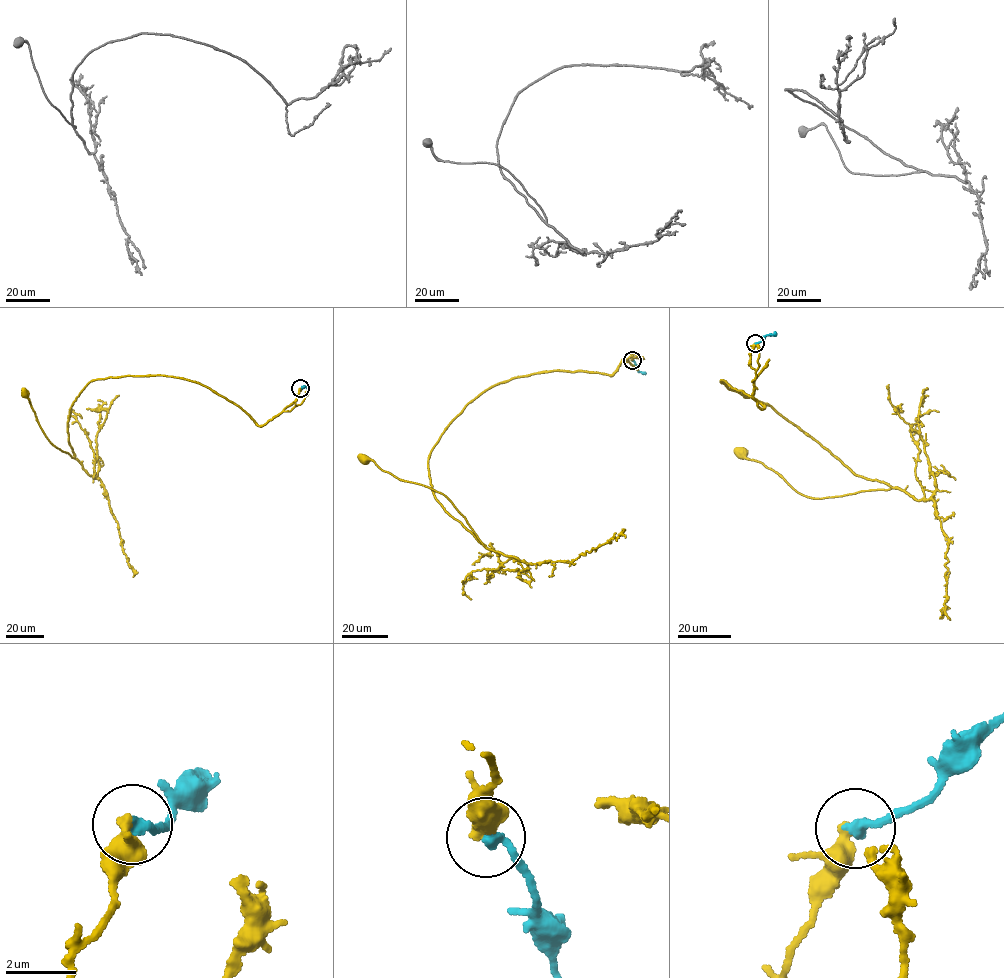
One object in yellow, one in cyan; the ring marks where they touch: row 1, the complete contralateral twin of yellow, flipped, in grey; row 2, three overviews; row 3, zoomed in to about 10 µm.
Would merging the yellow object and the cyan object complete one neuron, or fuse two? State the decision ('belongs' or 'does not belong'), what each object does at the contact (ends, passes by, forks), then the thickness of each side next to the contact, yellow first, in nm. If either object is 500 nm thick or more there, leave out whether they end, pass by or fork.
does not belong | yellow passes by | cyan ends | 300/320 nm

